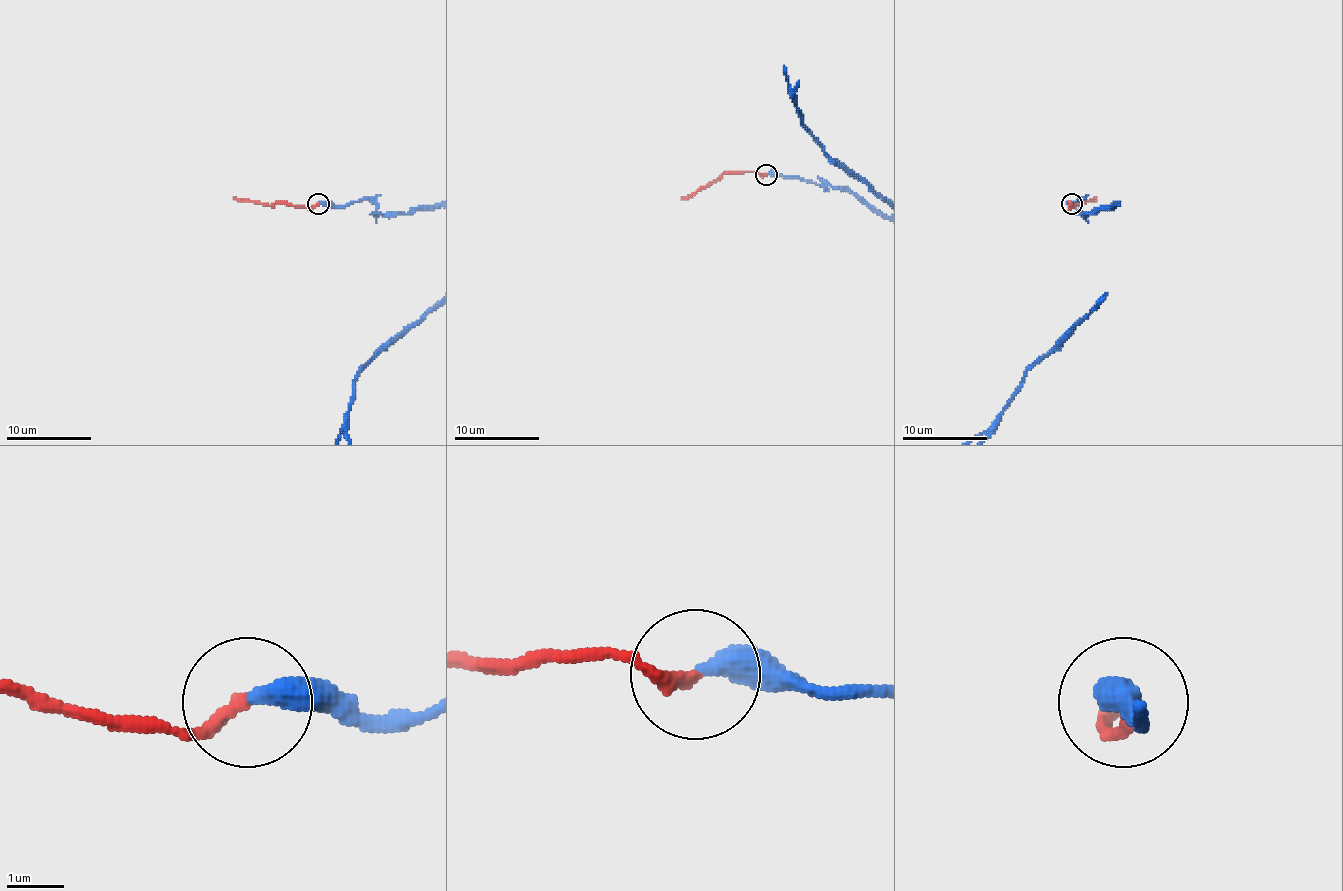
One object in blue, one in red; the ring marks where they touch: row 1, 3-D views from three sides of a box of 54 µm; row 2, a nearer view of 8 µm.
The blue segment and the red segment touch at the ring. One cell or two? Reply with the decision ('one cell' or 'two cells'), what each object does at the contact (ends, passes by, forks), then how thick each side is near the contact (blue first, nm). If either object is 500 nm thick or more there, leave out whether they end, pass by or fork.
one cell; blue ends; red ends; calibres 360 and 240 nm

